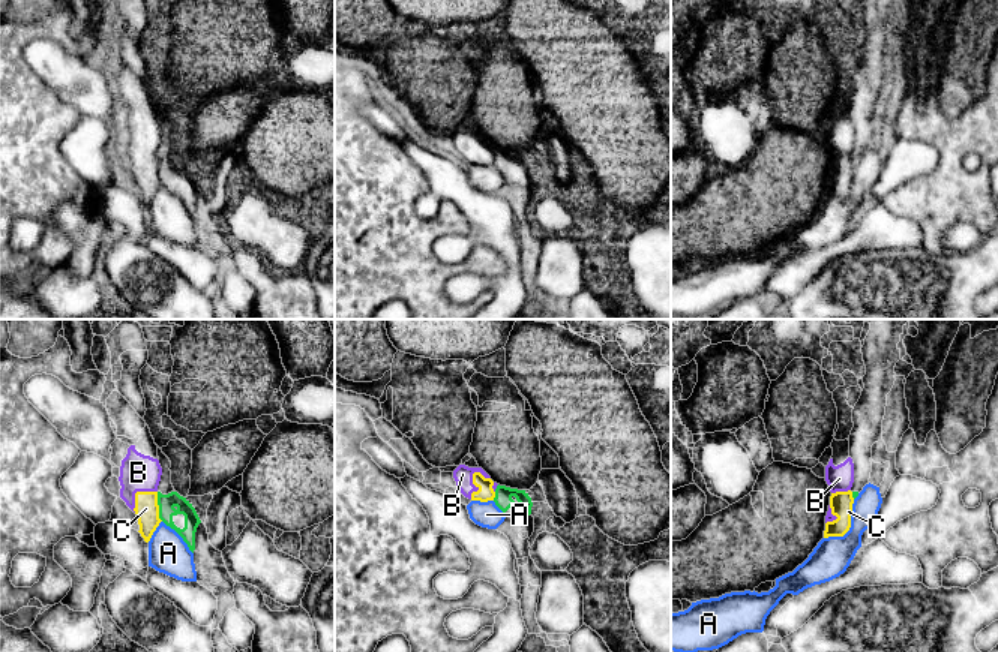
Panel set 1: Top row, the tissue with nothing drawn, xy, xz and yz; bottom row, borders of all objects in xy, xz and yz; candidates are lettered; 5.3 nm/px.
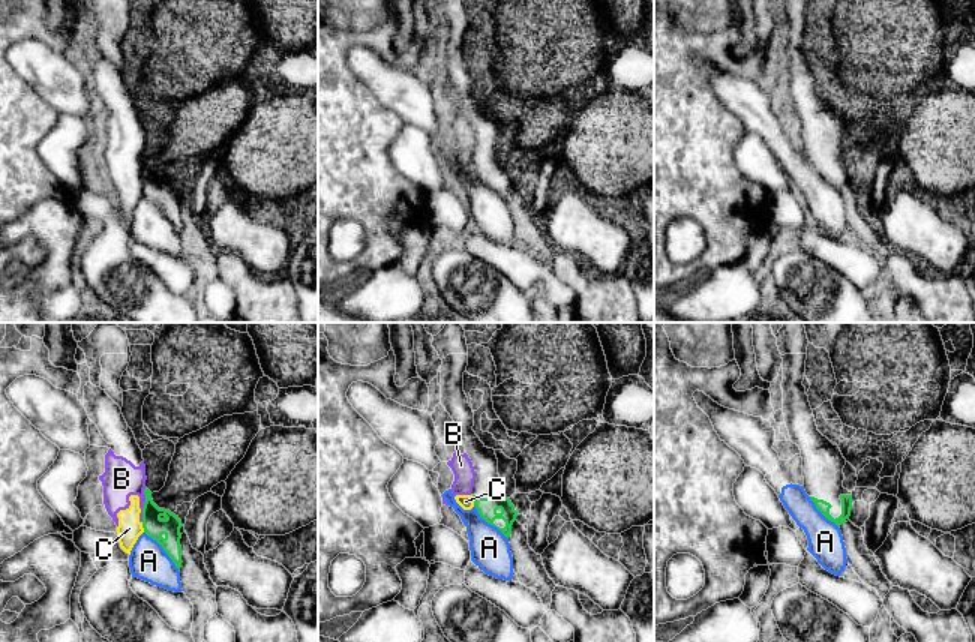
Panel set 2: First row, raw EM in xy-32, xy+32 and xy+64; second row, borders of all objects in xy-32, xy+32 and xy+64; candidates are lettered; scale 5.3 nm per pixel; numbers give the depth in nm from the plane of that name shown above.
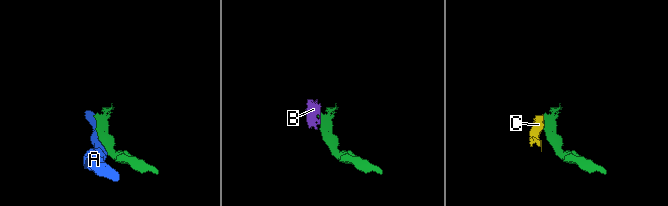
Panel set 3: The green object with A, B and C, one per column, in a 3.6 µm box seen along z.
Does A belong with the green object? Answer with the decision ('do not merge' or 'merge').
do not merge

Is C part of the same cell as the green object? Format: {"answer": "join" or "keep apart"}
{"answer": "keep apart"}

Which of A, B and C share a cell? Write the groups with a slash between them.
A B C

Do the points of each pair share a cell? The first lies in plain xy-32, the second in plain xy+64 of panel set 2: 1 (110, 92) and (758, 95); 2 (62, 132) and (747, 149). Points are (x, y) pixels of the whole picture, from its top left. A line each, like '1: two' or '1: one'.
1: one
2: one

